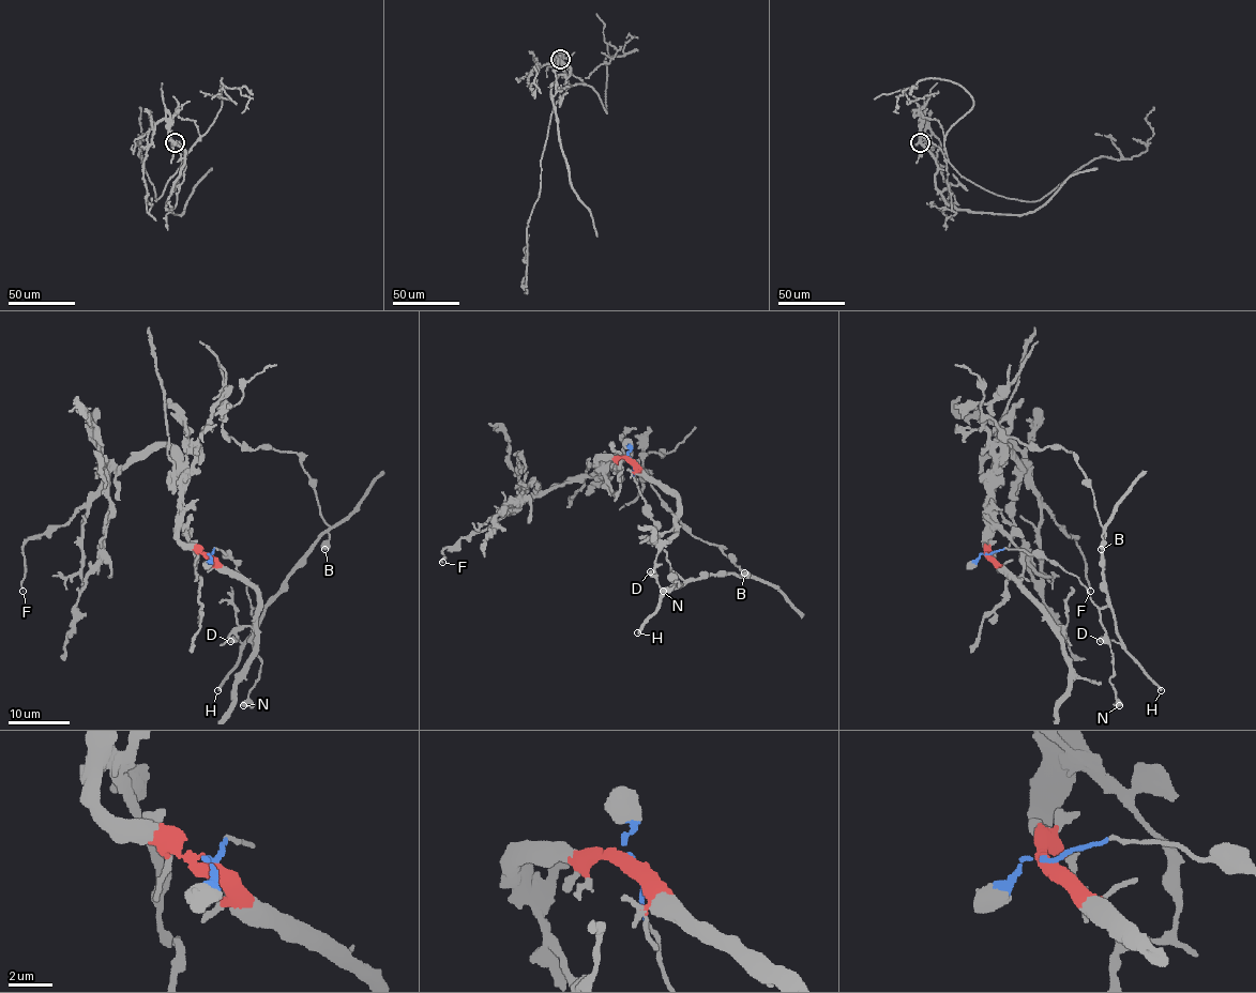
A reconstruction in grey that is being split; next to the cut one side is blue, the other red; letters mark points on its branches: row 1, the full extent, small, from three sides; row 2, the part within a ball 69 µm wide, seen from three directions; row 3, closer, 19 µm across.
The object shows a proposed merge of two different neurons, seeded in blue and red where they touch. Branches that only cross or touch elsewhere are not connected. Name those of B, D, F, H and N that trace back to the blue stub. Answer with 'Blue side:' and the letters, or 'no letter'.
Blue side: B, D, H, N

